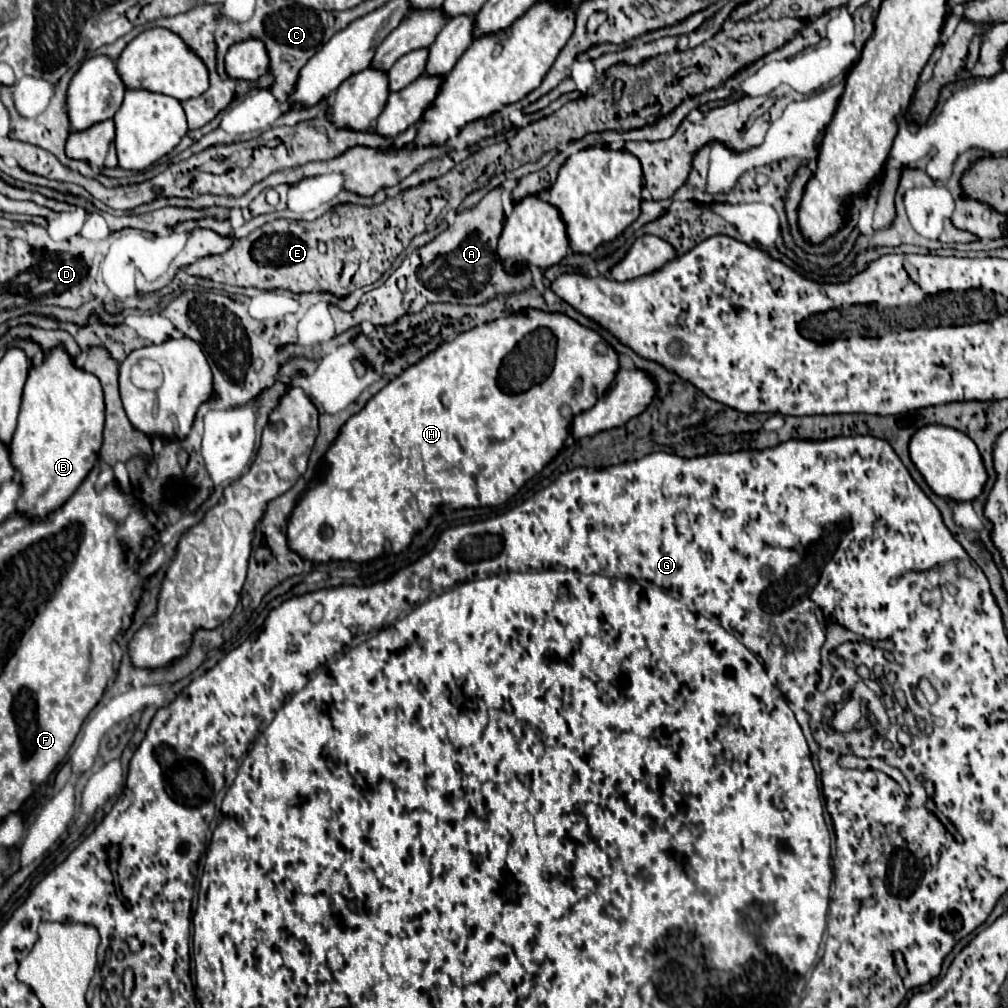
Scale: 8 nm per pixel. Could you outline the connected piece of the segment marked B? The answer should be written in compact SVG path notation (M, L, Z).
M54 348L44 356L40 366L32 366L18 428L10 444L10 462L20 474L22 494L16 502L18 514L26 518L44 518L58 510L88 476L98 462L104 430L104 394L96 376L82 372L70 364L70 356L62 348Z

